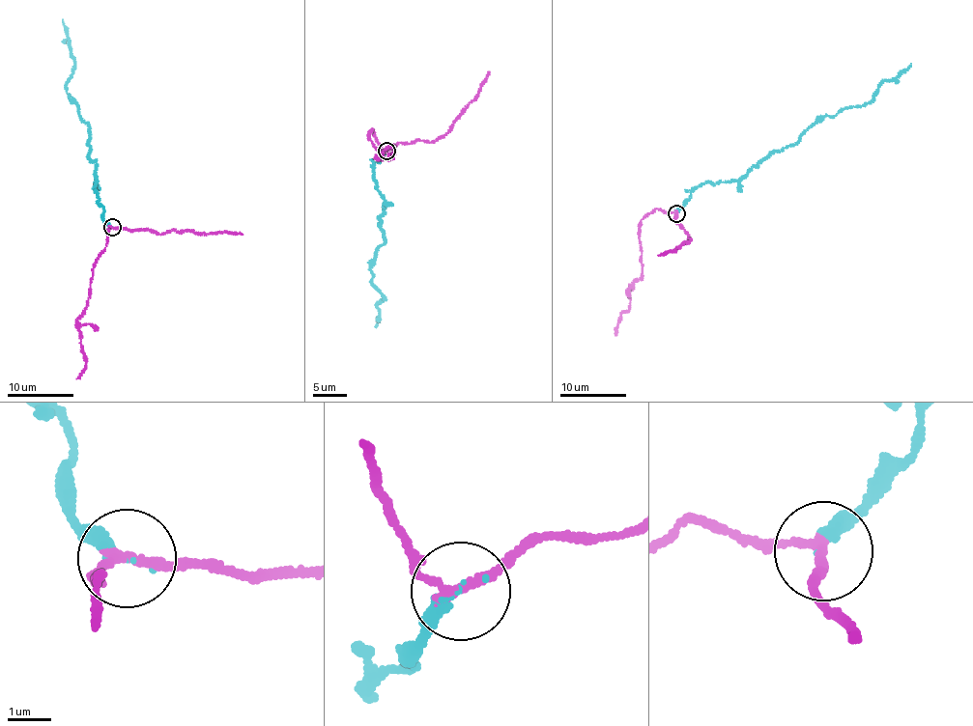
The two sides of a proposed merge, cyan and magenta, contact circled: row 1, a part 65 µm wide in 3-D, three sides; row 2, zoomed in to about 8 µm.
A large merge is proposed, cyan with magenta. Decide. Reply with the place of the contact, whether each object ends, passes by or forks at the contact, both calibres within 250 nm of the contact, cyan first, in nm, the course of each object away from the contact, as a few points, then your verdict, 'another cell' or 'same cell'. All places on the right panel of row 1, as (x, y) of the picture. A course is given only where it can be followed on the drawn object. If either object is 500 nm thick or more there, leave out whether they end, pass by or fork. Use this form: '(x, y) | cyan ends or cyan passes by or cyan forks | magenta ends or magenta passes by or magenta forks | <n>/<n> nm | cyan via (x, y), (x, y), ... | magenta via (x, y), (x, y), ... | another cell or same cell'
(676, 213) | cyan ends | magenta passes by | 240/220 nm | cyan via (676, 213), (698, 186), (740, 180), (815, 123), (871, 100), (911, 64) | magenta via (676, 213), (657, 209), (641, 220), (643, 273), (632, 282), (630, 307), (620, 315), (615, 334) | same cell

